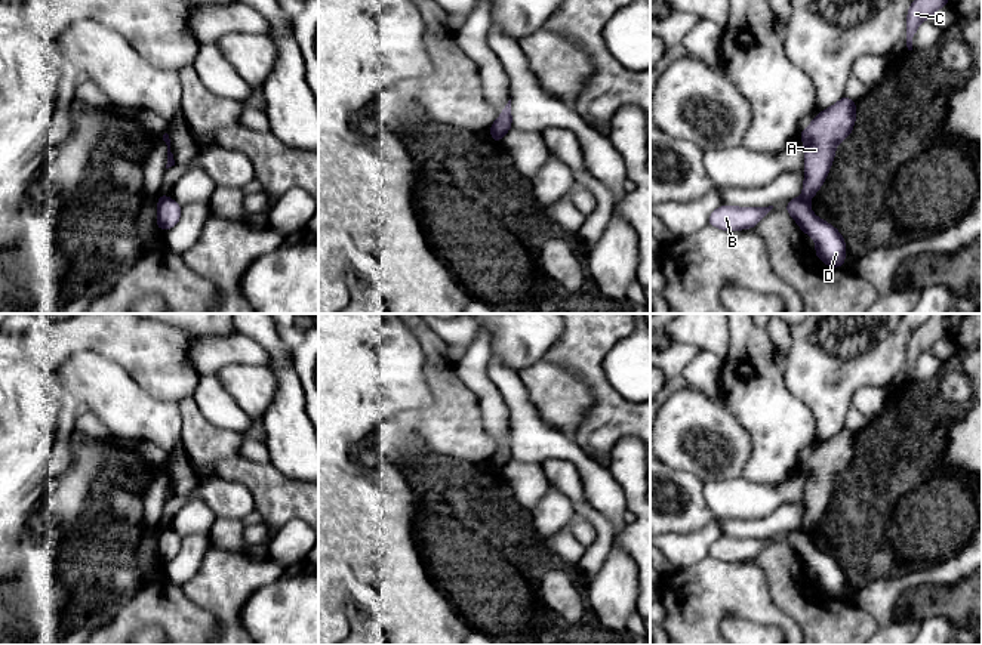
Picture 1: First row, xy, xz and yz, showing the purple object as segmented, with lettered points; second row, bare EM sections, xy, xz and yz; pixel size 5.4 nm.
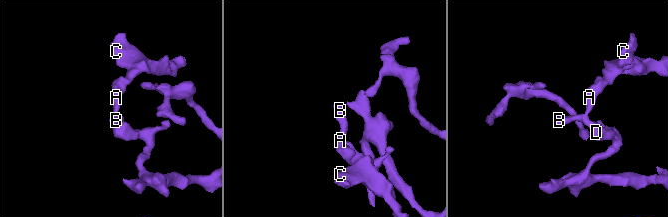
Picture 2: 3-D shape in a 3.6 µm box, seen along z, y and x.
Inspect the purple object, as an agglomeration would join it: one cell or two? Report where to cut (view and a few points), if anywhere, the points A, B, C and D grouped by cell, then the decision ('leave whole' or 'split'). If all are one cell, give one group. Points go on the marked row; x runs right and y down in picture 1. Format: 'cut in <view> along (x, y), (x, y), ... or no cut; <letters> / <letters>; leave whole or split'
cut in yz along (802, 196), (807, 201); A C / B D; split

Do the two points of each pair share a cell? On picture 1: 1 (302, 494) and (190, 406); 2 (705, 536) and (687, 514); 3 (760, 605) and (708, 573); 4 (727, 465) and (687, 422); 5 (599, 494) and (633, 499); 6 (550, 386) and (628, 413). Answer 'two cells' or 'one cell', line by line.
1: one cell
2: two cells
3: one cell
4: one cell
5: two cells
6: two cells

